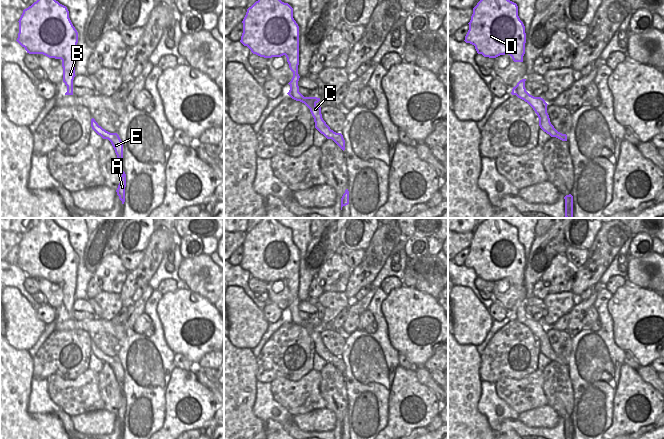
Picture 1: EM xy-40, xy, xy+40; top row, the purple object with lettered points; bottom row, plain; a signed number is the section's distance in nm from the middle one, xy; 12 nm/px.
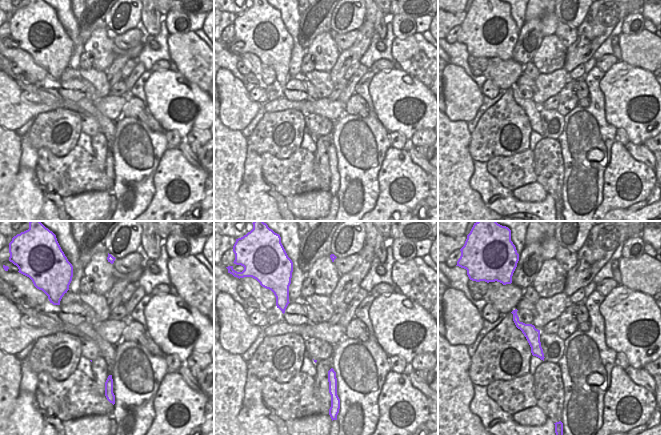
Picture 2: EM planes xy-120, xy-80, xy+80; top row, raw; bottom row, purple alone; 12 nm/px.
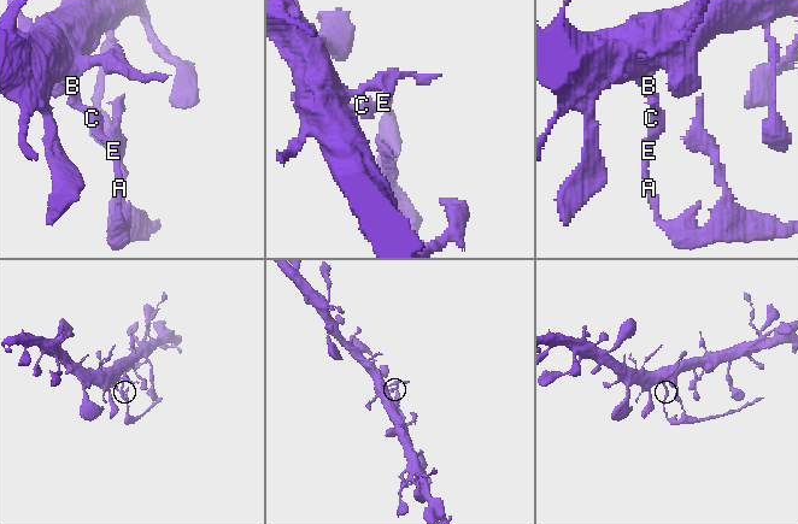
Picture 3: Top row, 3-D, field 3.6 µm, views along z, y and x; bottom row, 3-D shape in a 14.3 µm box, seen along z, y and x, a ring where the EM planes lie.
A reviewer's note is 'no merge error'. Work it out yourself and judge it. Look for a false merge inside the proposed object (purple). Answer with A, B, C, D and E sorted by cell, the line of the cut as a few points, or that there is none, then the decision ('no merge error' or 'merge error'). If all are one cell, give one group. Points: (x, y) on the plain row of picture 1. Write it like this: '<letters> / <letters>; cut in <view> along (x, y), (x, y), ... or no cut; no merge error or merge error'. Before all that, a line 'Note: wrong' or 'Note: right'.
Note: wrong
A C E / B D; cut in xy+40 along (529, 318), (524, 324); merge error

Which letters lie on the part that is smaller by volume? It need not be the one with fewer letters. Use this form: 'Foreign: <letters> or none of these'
Foreign: A, C, E.

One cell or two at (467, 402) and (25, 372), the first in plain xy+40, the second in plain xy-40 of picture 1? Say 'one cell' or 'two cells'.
one cell

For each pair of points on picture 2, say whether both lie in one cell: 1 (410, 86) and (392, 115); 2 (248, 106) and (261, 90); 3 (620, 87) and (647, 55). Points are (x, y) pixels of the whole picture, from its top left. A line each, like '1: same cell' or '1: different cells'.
1: same cell
2: different cells
3: different cells

